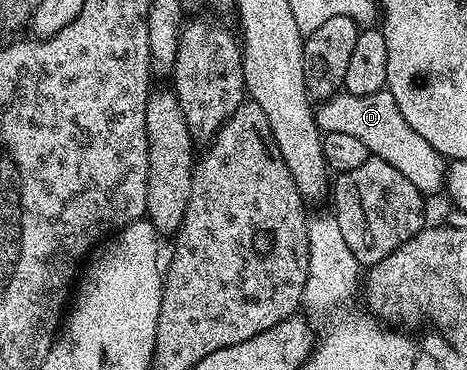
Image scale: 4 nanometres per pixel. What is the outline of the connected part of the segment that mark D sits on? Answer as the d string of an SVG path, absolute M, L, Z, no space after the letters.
M338 91L332 97L322 100L315 109L317 126L322 134L331 131L343 131L346 135L355 135L362 143L367 143L370 154L395 167L402 172L423 195L442 192L445 189L445 174L447 159L435 147L403 119L395 99L388 91L372 93L371 95L351 95Z

